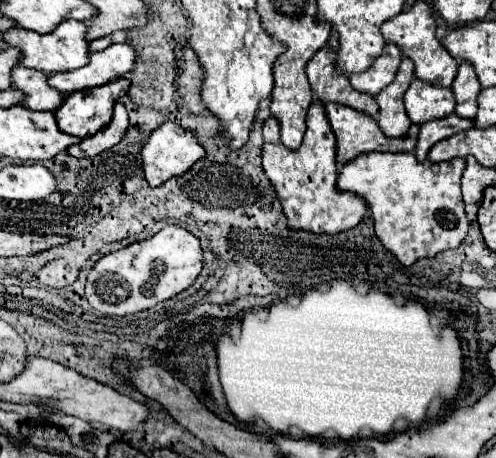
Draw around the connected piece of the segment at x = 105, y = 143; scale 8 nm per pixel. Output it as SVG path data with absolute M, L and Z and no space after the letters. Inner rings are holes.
M118 100L114 106L114 114L112 120L108 122L108 126L104 126L102 130L98 130L98 134L94 136L86 136L80 140L80 144L66 148L66 152L74 158L90 158L96 156L108 148L112 148L116 142L120 142L124 130L128 128L128 114L124 104Z

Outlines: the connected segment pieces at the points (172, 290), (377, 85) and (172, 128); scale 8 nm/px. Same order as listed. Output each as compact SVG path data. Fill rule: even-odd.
M168 224L158 234L114 250L90 268L86 278L86 300L106 316L126 316L148 310L186 290L202 270L202 250L196 236Z
M388 42L382 54L374 60L374 64L366 72L350 76L350 84L360 92L376 96L382 88L386 88L394 80L400 60L402 60L402 52L398 50L396 44Z
M164 122L148 136L140 154L142 154L142 168L146 182L150 186L160 186L164 180L184 174L196 160L204 158L204 148L196 142L196 136L190 130L184 130L176 122Z

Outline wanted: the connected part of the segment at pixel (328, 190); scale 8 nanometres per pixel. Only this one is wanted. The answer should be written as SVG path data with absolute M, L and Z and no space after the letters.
M322 102L310 106L308 128L298 150L288 150L280 142L280 126L274 116L264 122L262 136L262 168L276 190L290 230L306 230L312 234L338 234L358 226L366 212L366 204L360 196L352 192L336 190L336 138L332 134L332 128L328 126L328 120L324 118Z

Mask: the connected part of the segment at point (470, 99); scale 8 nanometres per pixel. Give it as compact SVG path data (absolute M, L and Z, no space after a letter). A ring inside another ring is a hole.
M462 62L456 74L456 80L452 84L452 92L456 96L456 110L454 114L460 118L474 118L476 116L476 98L480 94L480 82L472 70L472 66L468 66L468 62Z

